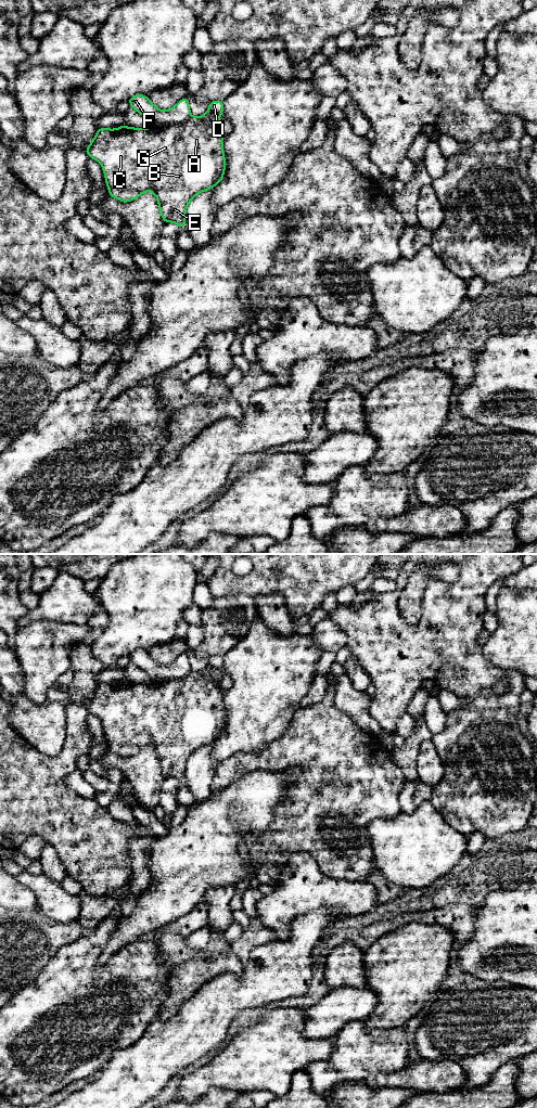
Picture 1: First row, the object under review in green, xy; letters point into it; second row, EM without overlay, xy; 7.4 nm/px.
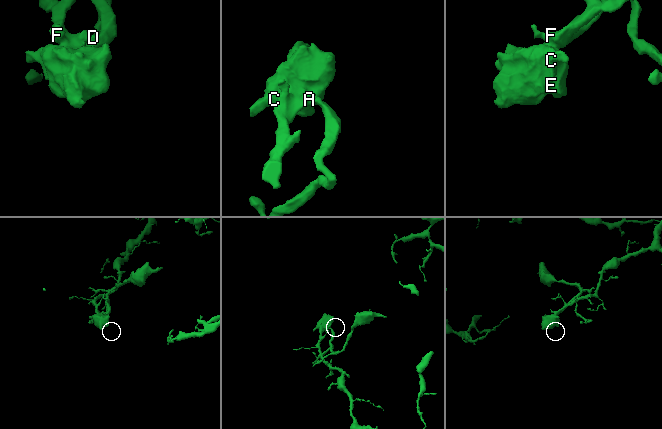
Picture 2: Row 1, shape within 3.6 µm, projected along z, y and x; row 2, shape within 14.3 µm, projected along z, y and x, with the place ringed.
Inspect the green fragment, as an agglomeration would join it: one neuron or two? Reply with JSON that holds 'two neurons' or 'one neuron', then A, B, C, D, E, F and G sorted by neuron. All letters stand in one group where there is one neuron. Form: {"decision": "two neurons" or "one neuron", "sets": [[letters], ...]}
{"decision": "two neurons", "sets": [["A", "B", "C", "D", "E", "G"], ["F"]]}

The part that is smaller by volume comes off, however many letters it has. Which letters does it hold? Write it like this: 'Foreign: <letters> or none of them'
Foreign: A, B, C, D, E, G

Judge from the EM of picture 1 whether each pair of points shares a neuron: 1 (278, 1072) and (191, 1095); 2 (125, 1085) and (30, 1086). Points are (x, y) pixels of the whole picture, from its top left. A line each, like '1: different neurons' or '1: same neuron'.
1: same neuron
2: different neurons

